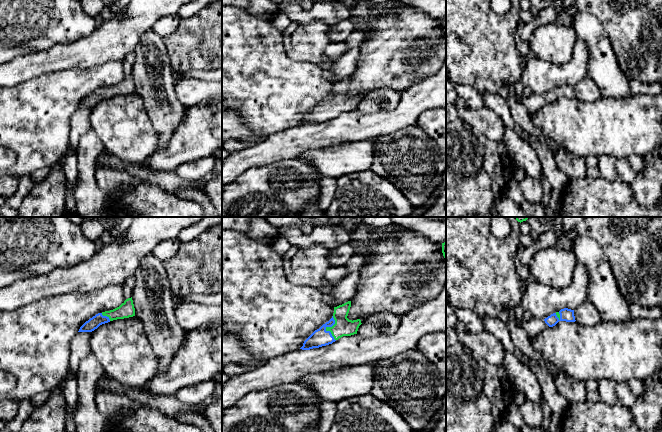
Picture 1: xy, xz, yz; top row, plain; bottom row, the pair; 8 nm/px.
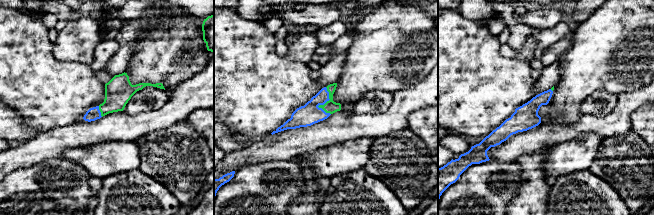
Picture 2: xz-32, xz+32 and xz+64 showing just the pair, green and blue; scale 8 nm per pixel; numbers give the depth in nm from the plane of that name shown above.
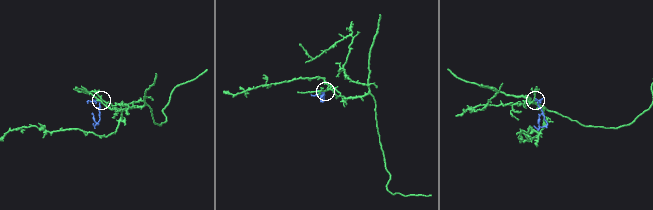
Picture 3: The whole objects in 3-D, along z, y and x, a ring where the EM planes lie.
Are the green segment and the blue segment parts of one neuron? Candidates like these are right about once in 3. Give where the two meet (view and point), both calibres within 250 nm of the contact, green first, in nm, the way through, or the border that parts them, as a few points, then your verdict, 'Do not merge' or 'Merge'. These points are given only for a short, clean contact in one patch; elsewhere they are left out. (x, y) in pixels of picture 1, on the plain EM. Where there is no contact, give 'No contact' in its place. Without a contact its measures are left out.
Touches green at xz (327, 103). Thickness 150 nm (green) against 140 nm. Path across: xz (343, 102), (327, 103), (320, 113). Merge

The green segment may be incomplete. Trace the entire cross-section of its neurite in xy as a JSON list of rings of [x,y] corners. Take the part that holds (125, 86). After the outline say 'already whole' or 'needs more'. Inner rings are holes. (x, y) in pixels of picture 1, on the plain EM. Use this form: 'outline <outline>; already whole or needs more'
outline [[[132,73],[126,75],[119,83],[98,89],[88,97],[86,97],[79,105],[78,108],[92,108],[100,101],[108,99],[117,95],[124,95],[135,92],[135,84]]]; needs more

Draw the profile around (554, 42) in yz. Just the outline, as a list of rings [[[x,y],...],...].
[[[556,21],[534,29],[528,43],[536,58],[559,65],[571,60],[576,40],[571,26]]]

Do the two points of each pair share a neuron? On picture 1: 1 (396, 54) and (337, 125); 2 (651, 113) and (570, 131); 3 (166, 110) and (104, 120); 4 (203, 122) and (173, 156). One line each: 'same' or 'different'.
1: different
2: same
3: different
4: same

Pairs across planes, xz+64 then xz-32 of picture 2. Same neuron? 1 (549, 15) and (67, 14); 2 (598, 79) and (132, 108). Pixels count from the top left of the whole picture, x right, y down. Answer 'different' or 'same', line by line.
1: same
2: different

